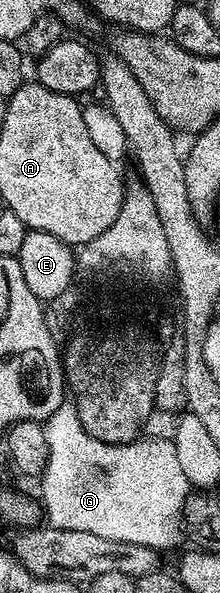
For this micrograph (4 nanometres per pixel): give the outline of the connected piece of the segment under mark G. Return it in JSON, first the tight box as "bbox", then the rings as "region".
{"bbox":[40,399,192,551],"region":[[[64,399],[43,427],[48,440],[48,461],[40,482],[42,507],[45,516],[48,515],[49,526],[90,532],[112,541],[148,545],[157,551],[177,545],[184,531],[183,507],[192,488],[176,458],[173,440],[142,437],[130,443],[102,442],[84,430],[78,407],[72,399]]]}

